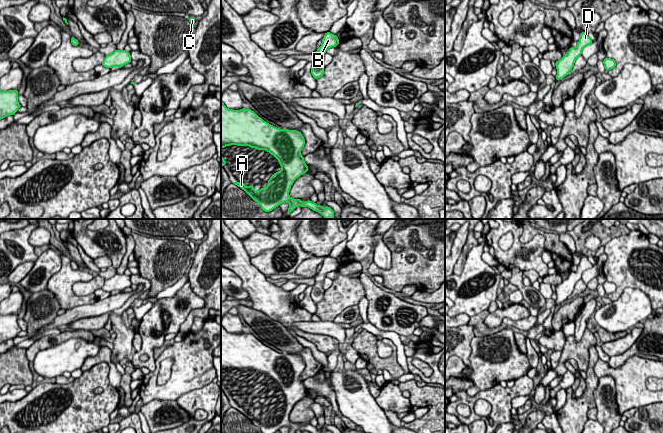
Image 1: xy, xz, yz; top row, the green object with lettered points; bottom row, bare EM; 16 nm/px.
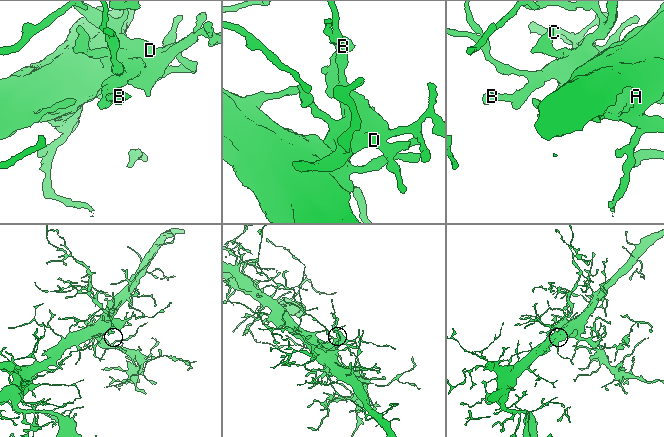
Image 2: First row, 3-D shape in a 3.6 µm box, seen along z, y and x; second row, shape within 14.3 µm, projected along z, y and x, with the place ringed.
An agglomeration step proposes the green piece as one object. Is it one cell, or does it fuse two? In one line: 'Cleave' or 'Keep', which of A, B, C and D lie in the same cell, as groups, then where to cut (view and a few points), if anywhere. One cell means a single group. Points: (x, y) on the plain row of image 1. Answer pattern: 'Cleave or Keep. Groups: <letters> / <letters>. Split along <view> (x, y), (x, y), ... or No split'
Keep. Groups: A B C D. No split

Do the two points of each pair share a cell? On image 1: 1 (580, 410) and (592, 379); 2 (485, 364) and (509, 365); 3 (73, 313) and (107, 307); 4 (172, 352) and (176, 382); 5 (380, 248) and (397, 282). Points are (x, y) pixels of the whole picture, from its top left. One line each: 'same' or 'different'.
1: same
2: same
3: same
4: same
5: different

